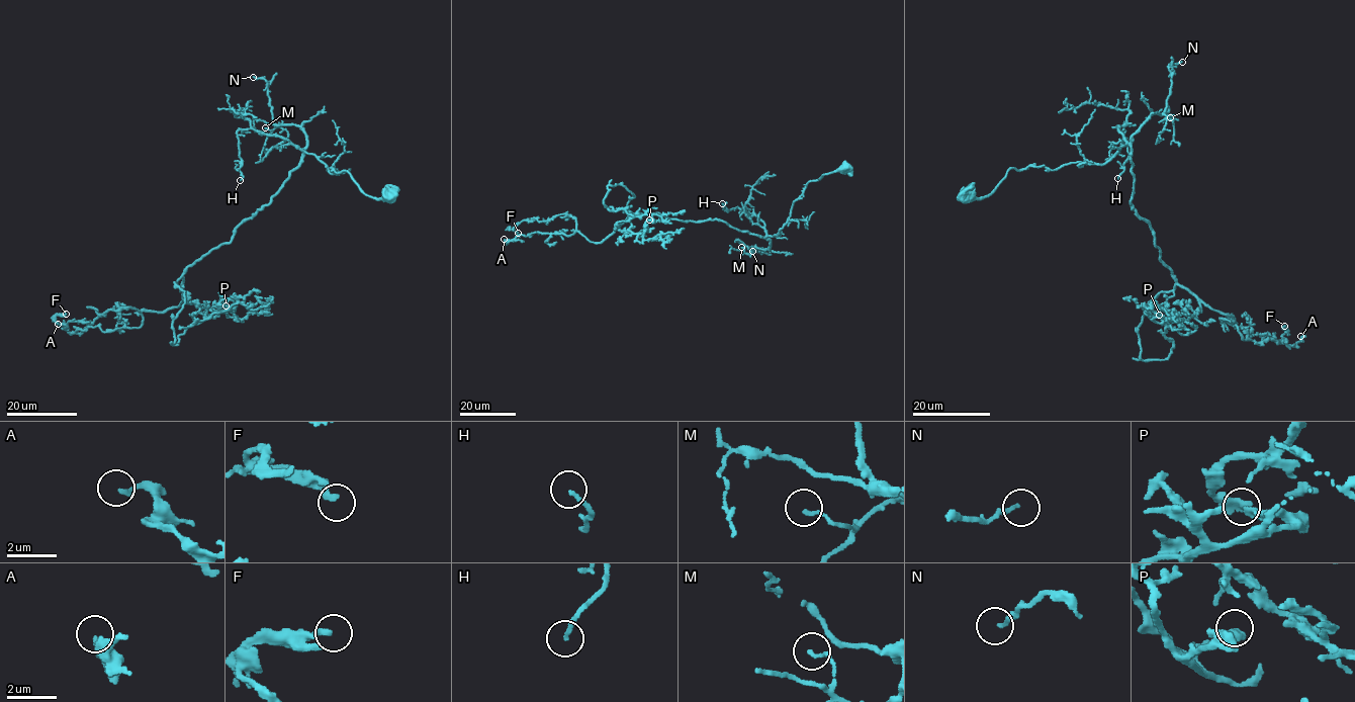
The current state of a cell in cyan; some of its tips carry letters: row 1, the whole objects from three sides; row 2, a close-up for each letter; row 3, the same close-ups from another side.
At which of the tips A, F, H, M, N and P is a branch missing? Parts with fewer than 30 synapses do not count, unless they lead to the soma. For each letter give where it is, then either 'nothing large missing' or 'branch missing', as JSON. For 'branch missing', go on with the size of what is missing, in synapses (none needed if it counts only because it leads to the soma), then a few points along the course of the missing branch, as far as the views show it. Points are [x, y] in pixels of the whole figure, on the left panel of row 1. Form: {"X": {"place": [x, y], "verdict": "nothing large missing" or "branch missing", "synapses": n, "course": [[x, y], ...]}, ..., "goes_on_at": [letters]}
{"A": {"place": [58, 324], "verdict": "nothing large missing"}, "F": {"place": [66, 314], "verdict": "nothing large missing"}, "H": {"place": [240, 180], "verdict": "nothing large missing"}, "M": {"place": [265, 127], "verdict": "nothing large missing"}, "N": {"place": [253, 77], "verdict": "nothing large missing"}, "P": {"place": [226, 305], "verdict": "nothing large missing"}, "goes_on_at": []}

